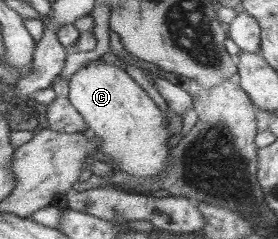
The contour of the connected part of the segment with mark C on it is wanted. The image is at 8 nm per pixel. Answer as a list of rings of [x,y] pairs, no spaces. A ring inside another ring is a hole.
[[[97,59],[77,70],[69,78],[67,85],[70,105],[83,117],[88,132],[98,138],[99,151],[104,154],[104,158],[113,162],[118,171],[134,177],[154,177],[164,171],[169,150],[166,144],[172,133],[163,126],[161,111],[155,103],[123,69]]]

